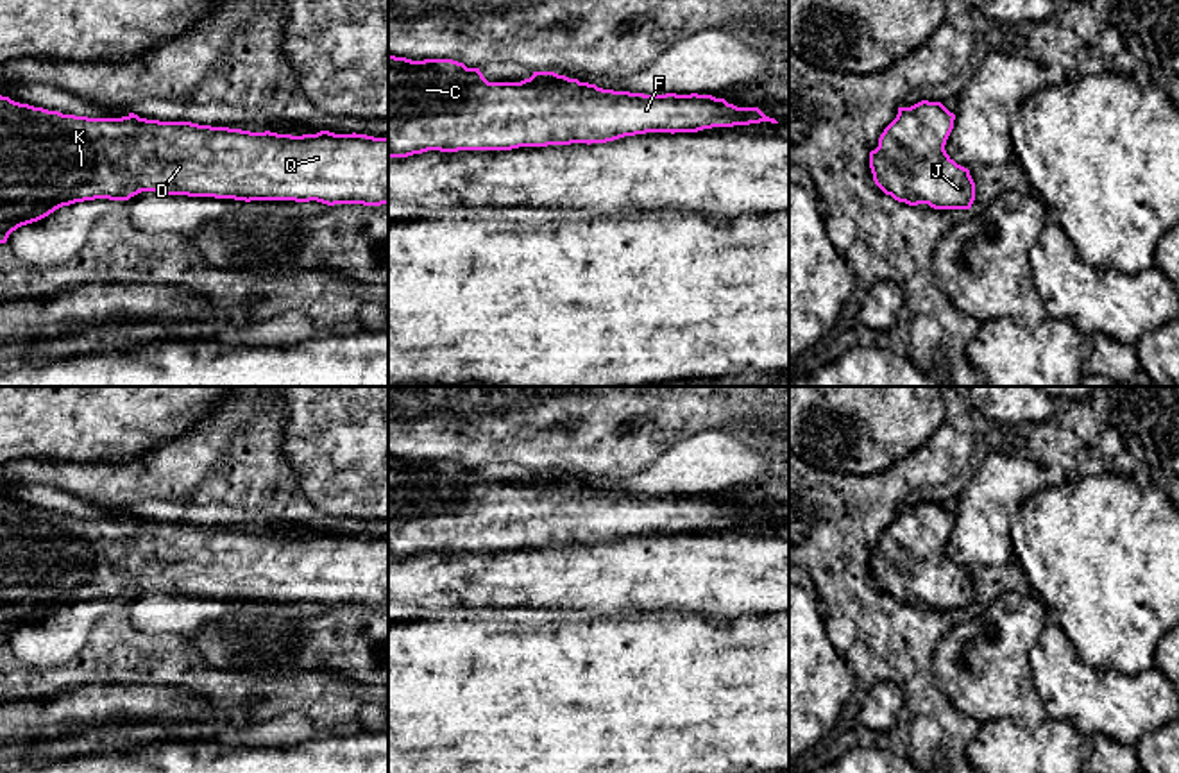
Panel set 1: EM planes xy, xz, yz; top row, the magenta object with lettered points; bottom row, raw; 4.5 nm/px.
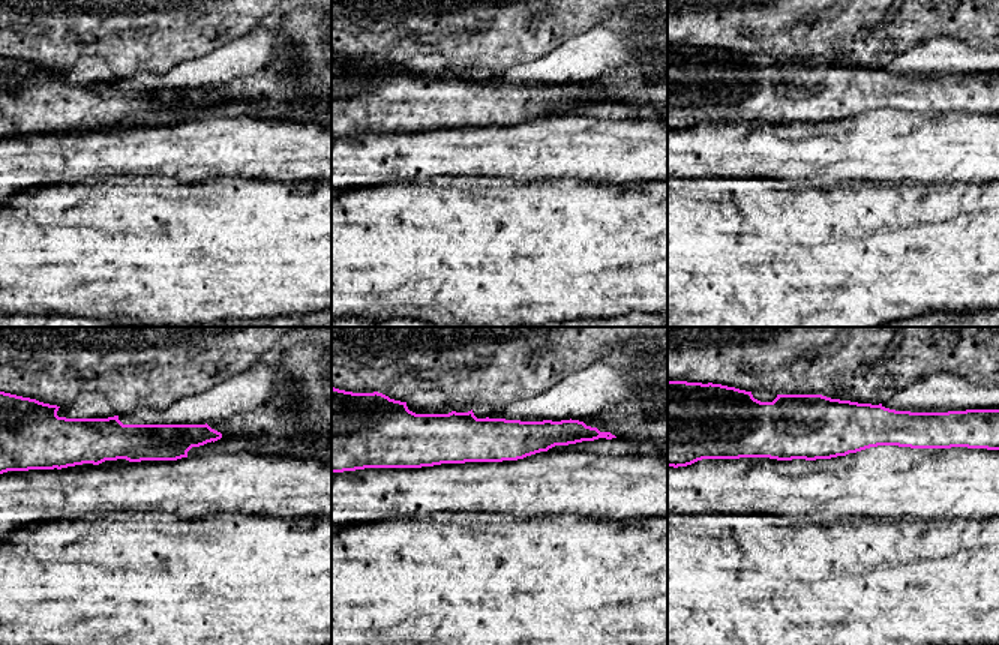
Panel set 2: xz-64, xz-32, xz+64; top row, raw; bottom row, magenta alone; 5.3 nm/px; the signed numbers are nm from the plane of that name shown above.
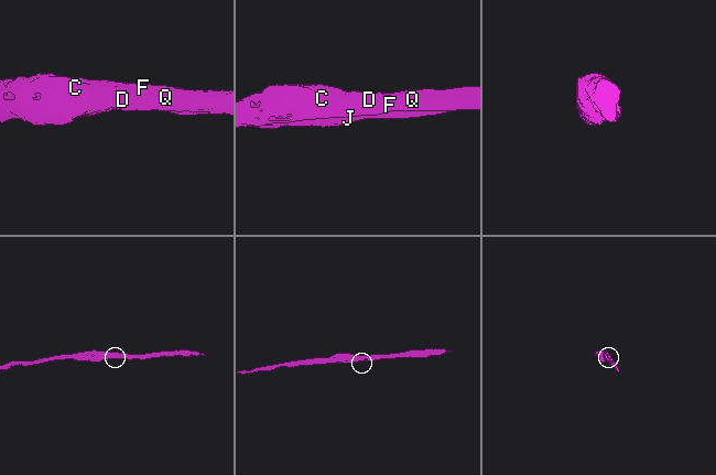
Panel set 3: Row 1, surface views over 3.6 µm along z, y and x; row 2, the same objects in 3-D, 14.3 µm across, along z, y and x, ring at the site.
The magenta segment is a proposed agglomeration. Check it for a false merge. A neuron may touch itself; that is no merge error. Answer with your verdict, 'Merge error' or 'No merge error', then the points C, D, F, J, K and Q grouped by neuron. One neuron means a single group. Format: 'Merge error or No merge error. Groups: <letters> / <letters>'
No merge error. Groups: C D F J K Q

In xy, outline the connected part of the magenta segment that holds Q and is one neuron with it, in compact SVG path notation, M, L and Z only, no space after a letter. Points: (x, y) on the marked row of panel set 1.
M0 95L0 243L21 225L38 222L63 206L109 199L129 200L141 191L234 200L317 200L335 204L388 204L388 138L367 134L250 132L191 122L159 122L129 113L122 118L63 115Z

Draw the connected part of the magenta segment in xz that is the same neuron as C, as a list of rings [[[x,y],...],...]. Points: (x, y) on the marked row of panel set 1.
[[[388,54],[388,157],[428,150],[590,145],[646,132],[698,132],[760,122],[778,123],[759,107],[737,107],[712,95],[614,91],[555,72],[533,72],[521,82],[488,82],[479,68],[453,59],[411,61]]]

